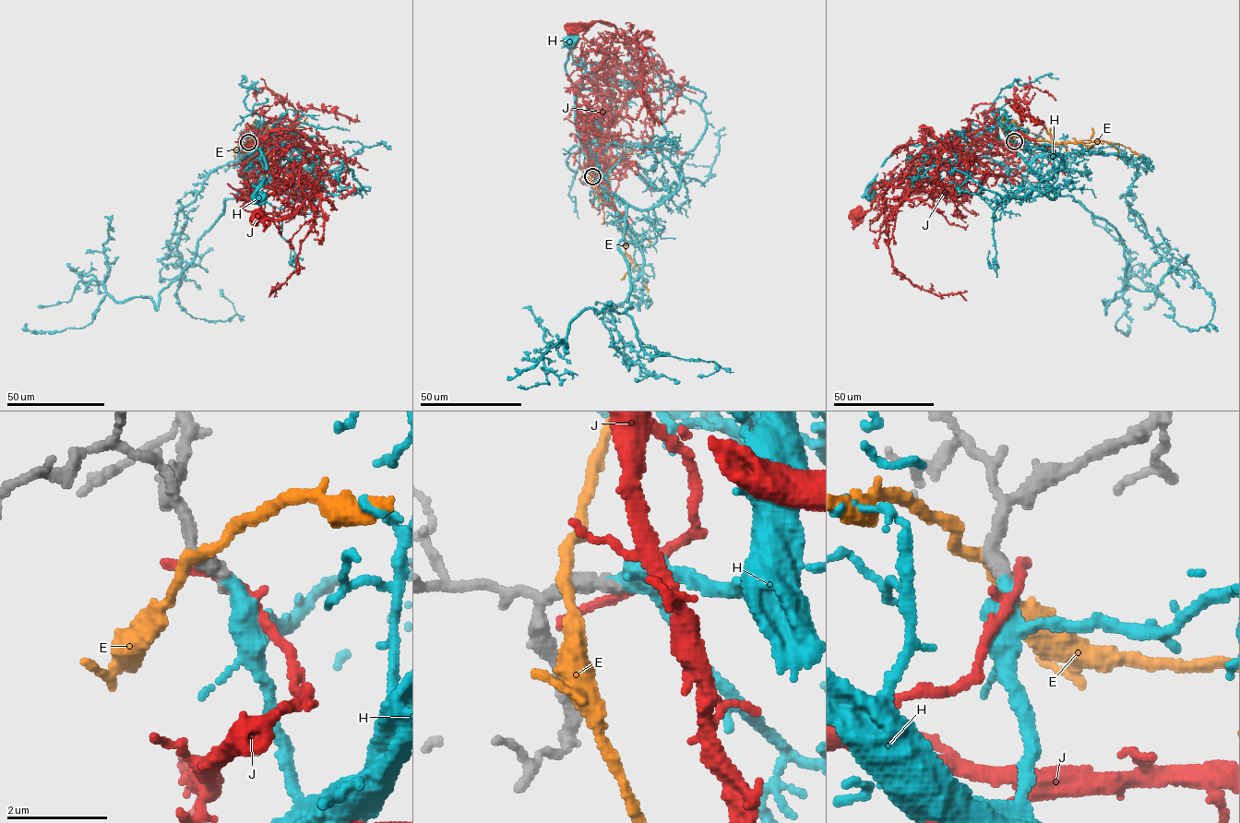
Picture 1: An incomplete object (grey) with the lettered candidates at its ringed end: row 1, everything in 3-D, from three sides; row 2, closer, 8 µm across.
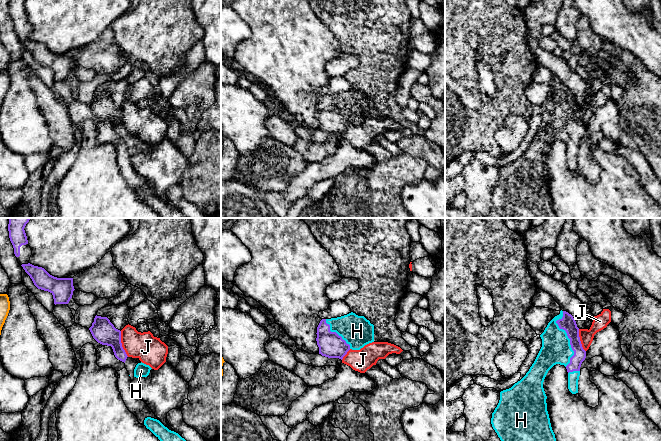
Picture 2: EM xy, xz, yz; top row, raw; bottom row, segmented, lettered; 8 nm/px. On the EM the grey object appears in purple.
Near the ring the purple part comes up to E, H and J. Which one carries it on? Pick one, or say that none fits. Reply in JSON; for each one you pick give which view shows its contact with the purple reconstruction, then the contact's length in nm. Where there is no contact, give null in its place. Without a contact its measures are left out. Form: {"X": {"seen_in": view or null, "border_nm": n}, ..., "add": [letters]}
{"H": {"seen_in": "yz", "border_nm": 440}, "add": ["H"]}

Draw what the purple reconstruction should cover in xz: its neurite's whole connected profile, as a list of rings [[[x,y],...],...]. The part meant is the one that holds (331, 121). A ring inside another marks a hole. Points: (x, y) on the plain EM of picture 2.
[[[351,88],[337,94],[322,95],[316,110],[319,130],[342,136],[350,125],[360,126],[374,118],[374,101],[364,92]]]

